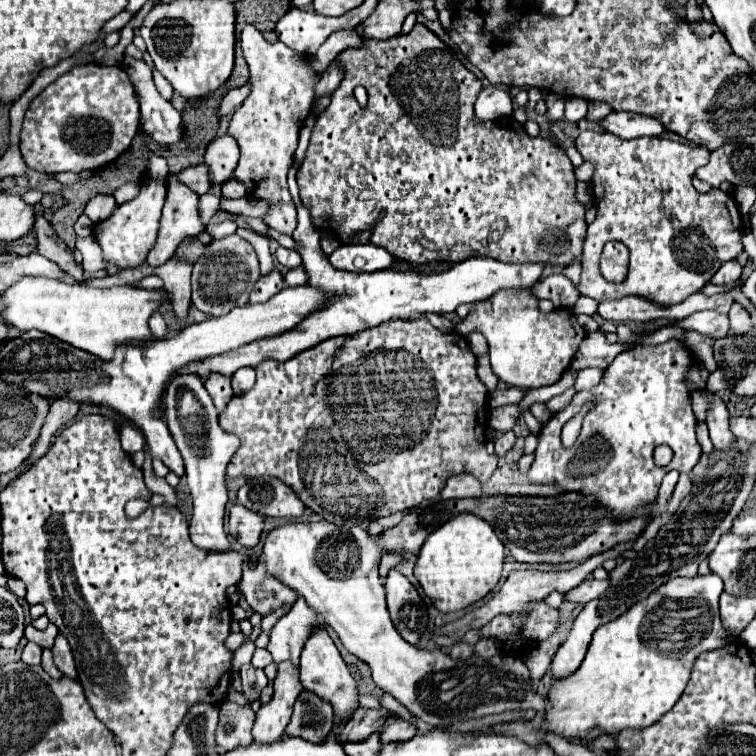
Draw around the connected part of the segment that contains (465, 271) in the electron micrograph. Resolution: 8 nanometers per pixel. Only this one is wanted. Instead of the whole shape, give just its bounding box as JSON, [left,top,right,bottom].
[178,165,544,379]

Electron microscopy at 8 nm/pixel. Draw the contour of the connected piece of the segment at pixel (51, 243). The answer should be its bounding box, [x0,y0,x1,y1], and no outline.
[34,215,84,283]

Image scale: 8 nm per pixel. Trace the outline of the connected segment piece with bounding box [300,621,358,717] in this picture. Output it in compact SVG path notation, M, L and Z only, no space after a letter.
M318 621L312 631L314 633L312 633L312 637L308 637L308 641L306 641L304 649L302 649L302 657L300 657L300 681L302 681L304 689L314 691L316 695L320 695L328 703L332 703L336 715L348 717L350 713L354 713L354 709L358 709L356 681L352 679L346 663L342 661L340 651L336 649L332 637L328 635L324 623Z

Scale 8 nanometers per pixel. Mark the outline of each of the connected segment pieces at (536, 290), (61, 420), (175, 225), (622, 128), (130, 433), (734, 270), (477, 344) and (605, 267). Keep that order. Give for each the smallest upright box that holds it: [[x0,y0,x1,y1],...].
[[532,273,580,309],[32,399,82,459],[148,179,204,267],[598,111,666,139],[120,427,144,455],[712,261,742,285],[468,333,488,357],[600,241,628,283]]

